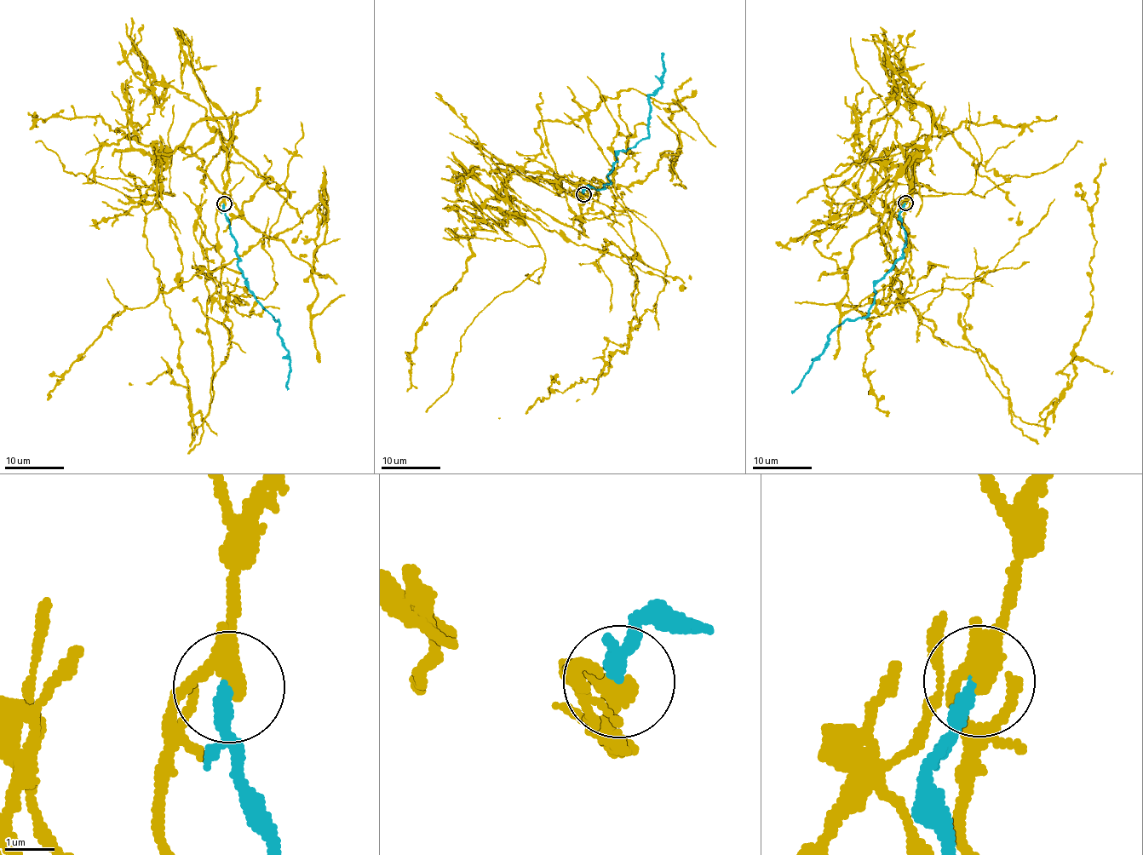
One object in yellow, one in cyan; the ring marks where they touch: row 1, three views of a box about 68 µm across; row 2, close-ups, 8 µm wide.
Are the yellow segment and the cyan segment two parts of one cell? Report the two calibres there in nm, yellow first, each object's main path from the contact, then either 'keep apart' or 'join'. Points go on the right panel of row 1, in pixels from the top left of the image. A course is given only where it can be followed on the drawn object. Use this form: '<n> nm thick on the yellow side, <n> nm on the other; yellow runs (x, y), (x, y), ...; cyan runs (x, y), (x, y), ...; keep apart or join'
280 nm thick on the yellow side, 260 nm on the other; yellow runs (904, 203), (921, 147), (824, 180), (916, 141), (898, 90), (953, 133), (1019, 212), (1008, 220); cyan runs (904, 203), (899, 220), (903, 255), (874, 286), (867, 316), (844, 319), (835, 328), (791, 393); keep apart

